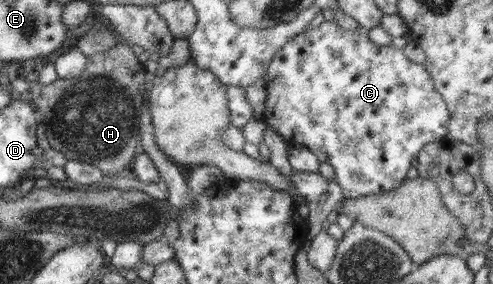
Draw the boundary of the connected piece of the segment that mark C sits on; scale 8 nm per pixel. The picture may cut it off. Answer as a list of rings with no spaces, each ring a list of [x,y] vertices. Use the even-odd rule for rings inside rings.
[[[334,21],[321,22],[313,30],[307,29],[302,34],[291,38],[272,58],[265,76],[267,86],[267,99],[263,109],[263,121],[267,126],[276,130],[287,144],[295,143],[305,145],[317,158],[319,162],[328,162],[333,166],[335,181],[341,185],[341,194],[344,198],[359,198],[363,195],[376,195],[381,191],[390,191],[397,188],[407,176],[407,170],[411,166],[411,160],[416,158],[419,151],[426,144],[446,138],[449,128],[451,113],[443,96],[435,89],[433,79],[429,71],[422,64],[415,63],[403,53],[403,49],[397,49],[393,45],[381,46],[369,39],[366,30],[361,27],[356,30],[347,30]]]

